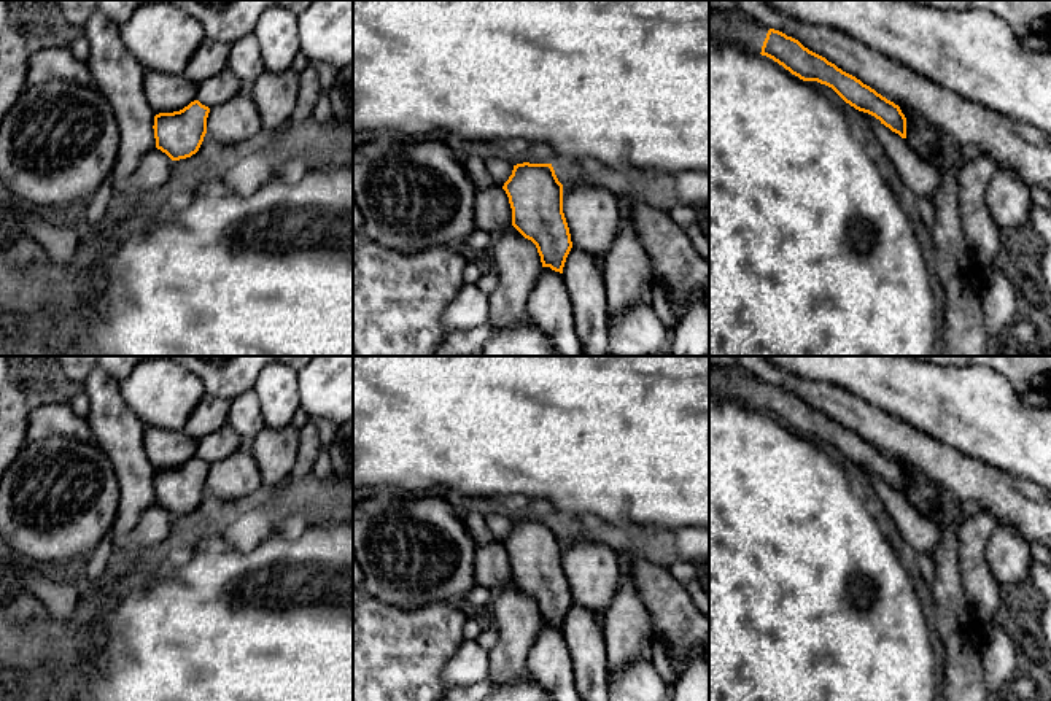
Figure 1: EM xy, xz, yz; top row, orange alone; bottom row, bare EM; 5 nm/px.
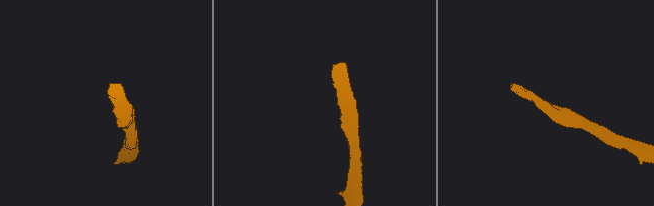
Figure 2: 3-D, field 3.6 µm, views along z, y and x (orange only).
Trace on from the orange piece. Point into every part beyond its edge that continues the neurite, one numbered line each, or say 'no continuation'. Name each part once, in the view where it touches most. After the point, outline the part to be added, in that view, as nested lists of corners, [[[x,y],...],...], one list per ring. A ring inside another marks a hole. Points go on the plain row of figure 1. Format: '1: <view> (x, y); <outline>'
1: yz (732, 382); [[[738,364],[709,366],[709,394],[736,401],[750,409],[760,410],[768,383],[755,378]]]

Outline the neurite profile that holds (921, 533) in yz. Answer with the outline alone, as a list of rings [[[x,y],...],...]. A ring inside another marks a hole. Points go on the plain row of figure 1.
[[[863,469],[865,477],[882,501],[887,513],[892,517],[902,539],[916,553],[930,553],[940,544],[938,525],[917,512],[898,490],[892,488],[875,472]]]

